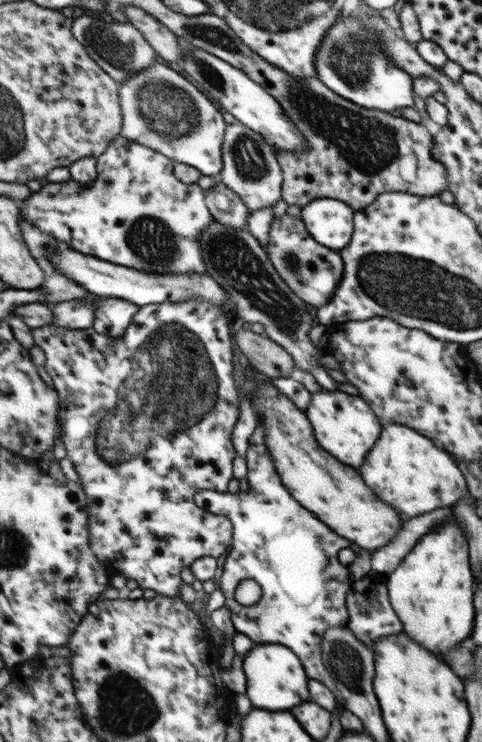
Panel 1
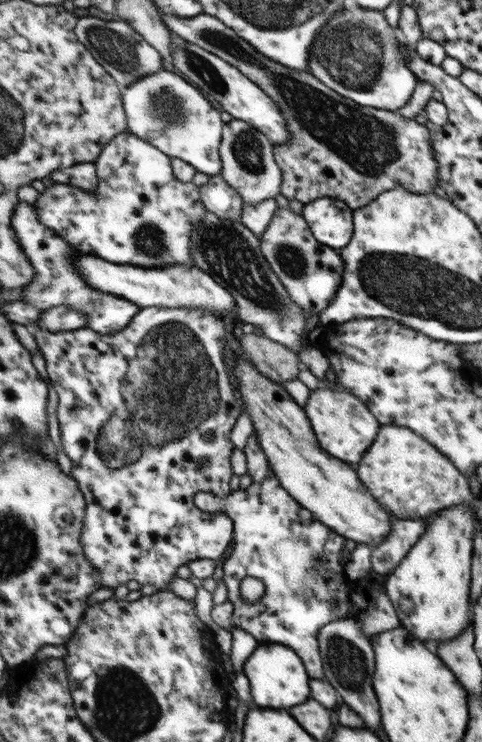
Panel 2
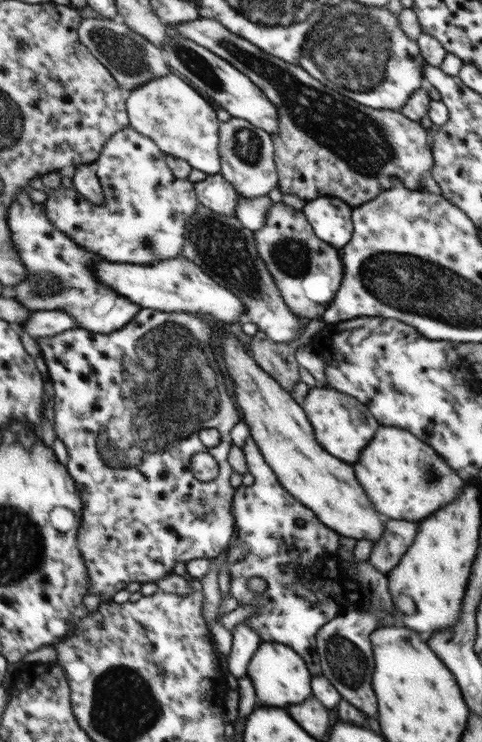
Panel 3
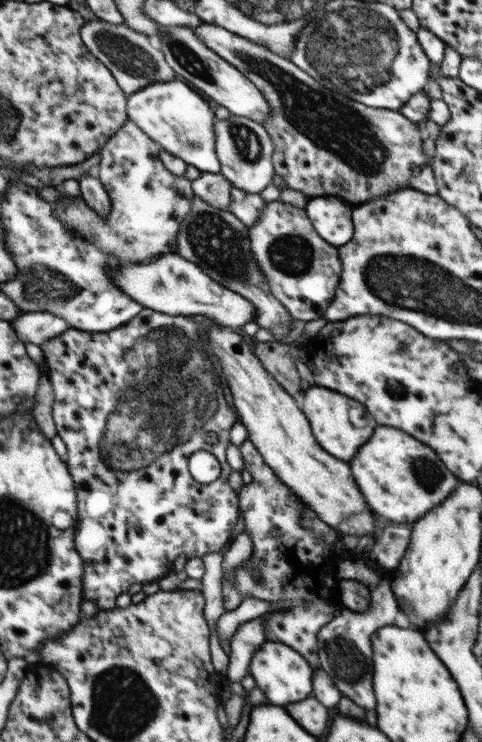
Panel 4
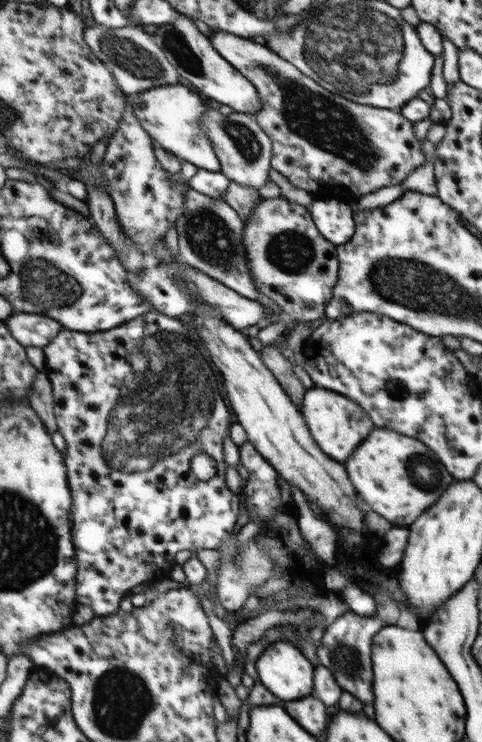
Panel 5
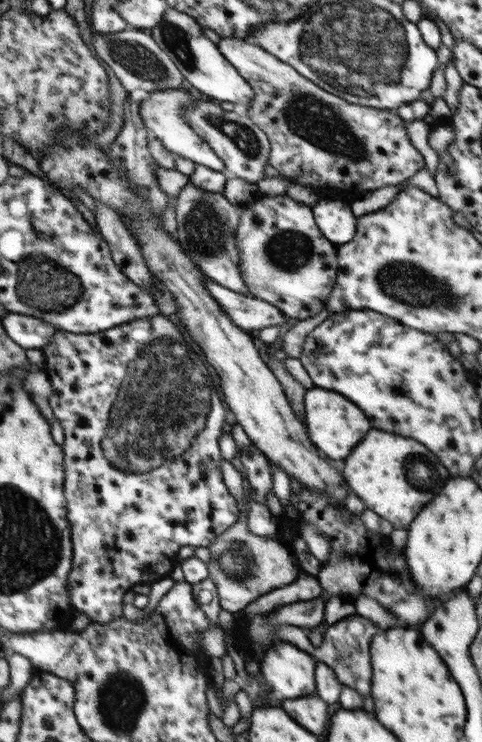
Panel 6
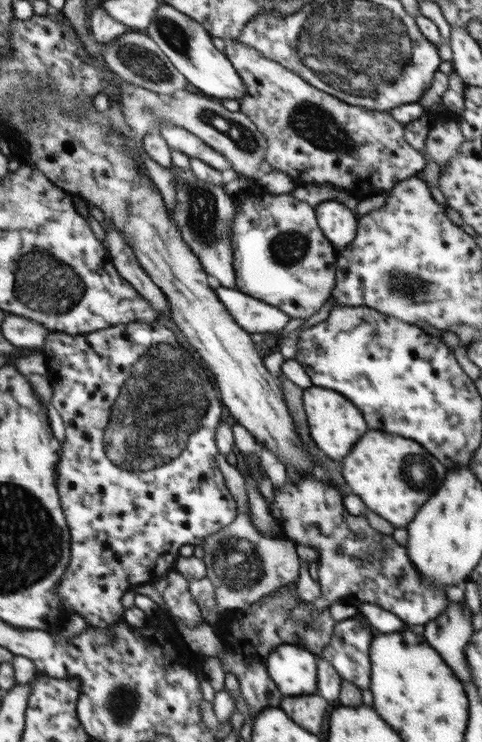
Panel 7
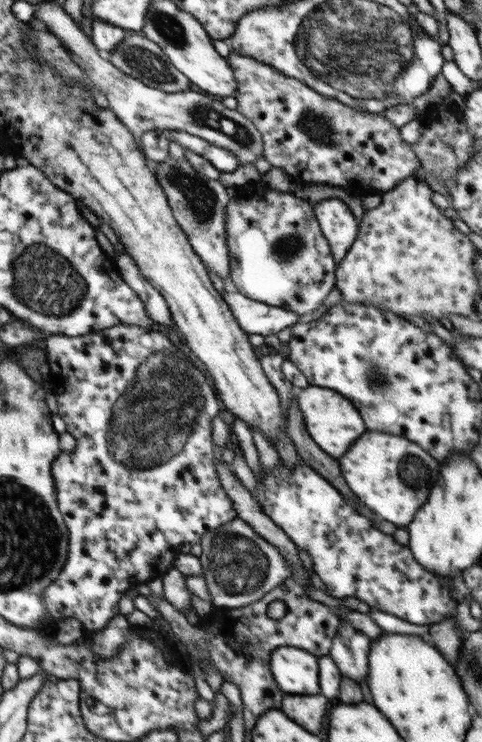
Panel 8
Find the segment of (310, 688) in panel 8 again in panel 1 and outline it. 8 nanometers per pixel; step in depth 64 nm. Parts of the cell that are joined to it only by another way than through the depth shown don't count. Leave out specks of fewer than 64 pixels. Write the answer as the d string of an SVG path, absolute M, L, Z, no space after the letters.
M283 644L255 645L243 658L243 670L247 678L246 696L253 708L264 710L290 710L310 700L308 678L298 656Z

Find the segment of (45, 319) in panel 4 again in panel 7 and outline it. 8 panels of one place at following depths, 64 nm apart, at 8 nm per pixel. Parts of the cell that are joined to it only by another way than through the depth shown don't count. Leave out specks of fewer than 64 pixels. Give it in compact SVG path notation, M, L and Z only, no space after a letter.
M14 314L5 316L1 323L2 335L11 344L22 349L38 351L46 343L48 330L44 325Z

